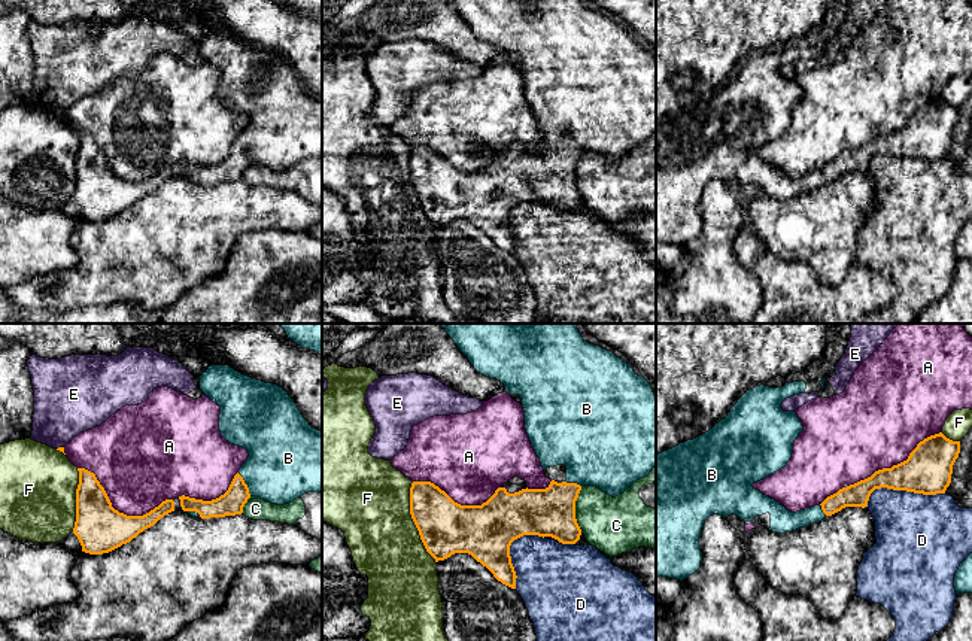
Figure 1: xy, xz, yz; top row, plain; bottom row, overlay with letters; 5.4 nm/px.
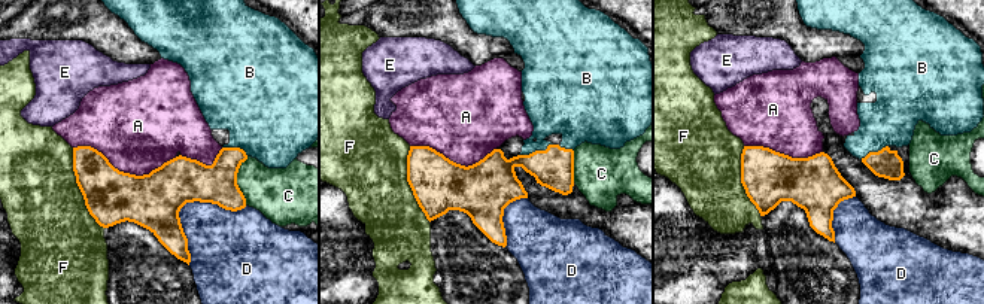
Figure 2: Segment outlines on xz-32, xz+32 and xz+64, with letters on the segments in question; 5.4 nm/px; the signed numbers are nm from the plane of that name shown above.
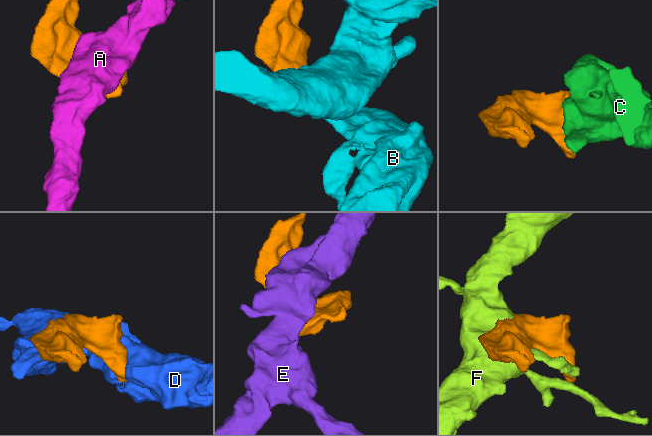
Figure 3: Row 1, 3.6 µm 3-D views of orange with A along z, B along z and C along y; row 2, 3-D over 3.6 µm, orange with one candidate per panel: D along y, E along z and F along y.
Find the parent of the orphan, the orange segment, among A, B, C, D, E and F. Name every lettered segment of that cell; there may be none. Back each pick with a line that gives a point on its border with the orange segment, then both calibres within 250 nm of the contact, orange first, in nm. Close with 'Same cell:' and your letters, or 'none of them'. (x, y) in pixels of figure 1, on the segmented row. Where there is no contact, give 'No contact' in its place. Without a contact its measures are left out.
B: Touches orange at xy (246, 485). Thickness 140 nm (orange) against 400 nm
Same cell: B

